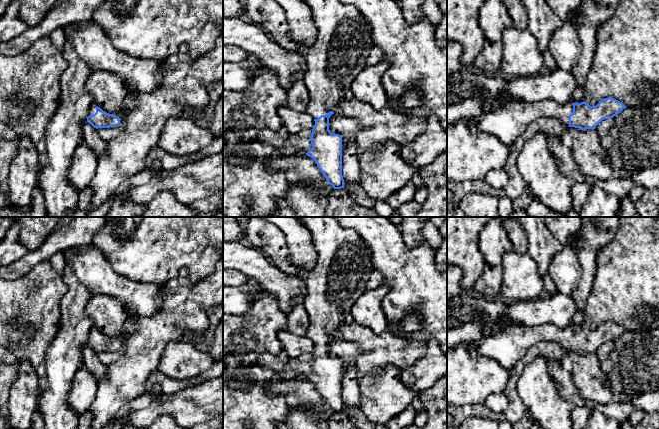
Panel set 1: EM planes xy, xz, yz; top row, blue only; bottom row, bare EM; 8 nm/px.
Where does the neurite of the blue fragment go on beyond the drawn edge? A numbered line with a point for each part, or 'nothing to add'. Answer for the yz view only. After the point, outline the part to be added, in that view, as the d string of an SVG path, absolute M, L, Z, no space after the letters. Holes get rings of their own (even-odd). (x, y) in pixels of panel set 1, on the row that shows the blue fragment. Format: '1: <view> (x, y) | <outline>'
1: yz (467, 92) | M466 68L447 76L447 125L467 120L509 147L539 118L558 118L569 127L573 103L560 105L551 99L536 102L506 100L506 82L507 79L469 72ZM494 98L501 99L501 106L486 112L484 103Z

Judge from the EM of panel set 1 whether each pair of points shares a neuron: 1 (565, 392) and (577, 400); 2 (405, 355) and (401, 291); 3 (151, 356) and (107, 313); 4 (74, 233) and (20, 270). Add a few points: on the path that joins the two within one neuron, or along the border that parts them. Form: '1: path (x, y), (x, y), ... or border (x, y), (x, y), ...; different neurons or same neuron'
1: path (568, 392), (574, 397); same neuron
2: border (401, 335), (409, 339), (424, 340), (426, 342); different neurons
3: border (136, 315), (126, 324), (125, 334), (120, 339); different neurons
4: path (61, 239), (53, 243), (42, 254), (33, 258); same neuron

